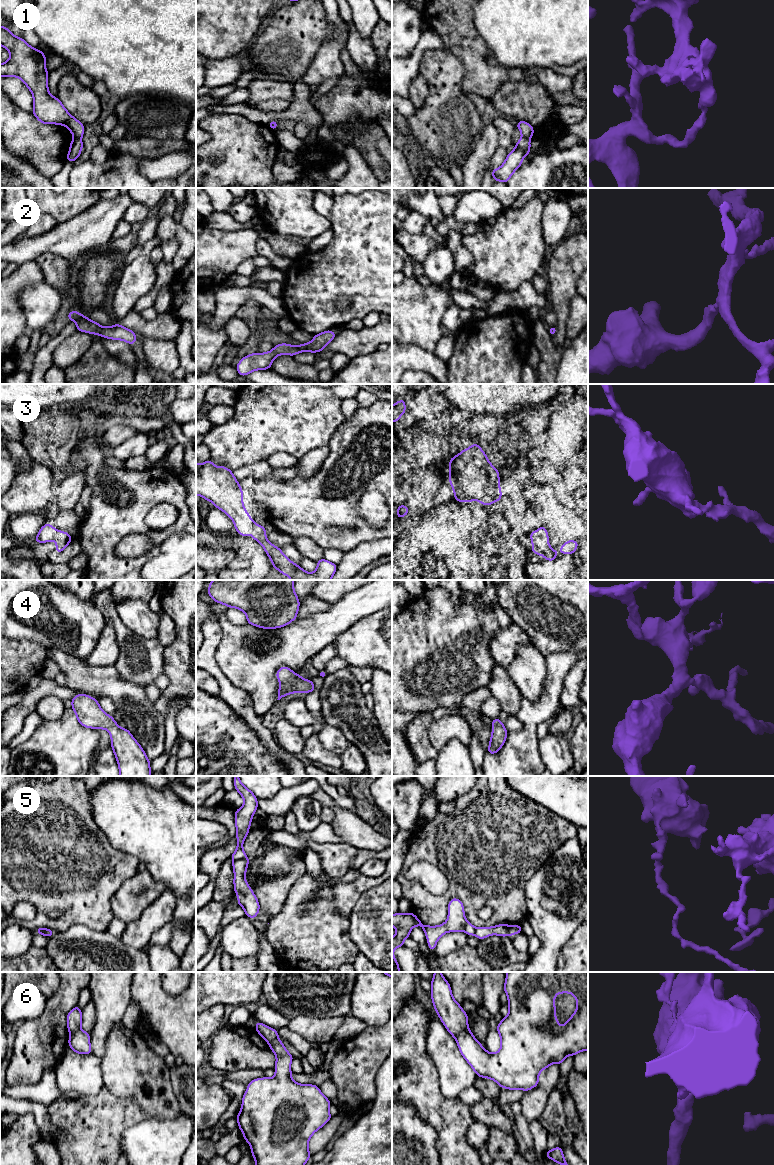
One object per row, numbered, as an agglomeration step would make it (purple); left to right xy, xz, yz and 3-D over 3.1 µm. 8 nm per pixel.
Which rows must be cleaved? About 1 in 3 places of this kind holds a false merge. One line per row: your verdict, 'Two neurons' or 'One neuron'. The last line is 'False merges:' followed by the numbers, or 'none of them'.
1: Two neurons
2: One neuron
3: One neuron
4: One neuron
5: Two neurons
6: Two neurons
False merges: 1, 5, 6

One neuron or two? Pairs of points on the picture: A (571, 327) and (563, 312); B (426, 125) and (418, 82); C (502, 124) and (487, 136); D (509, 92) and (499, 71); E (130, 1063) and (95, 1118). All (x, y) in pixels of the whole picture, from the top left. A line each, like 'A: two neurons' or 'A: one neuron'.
A: two neurons
B: two neurons
C: two neurons
D: two neurons
E: two neurons

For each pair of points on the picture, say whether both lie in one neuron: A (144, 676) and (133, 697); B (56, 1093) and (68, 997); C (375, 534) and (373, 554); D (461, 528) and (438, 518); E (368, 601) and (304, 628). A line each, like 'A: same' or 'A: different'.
A: different
B: different
C: different
D: same
E: same

